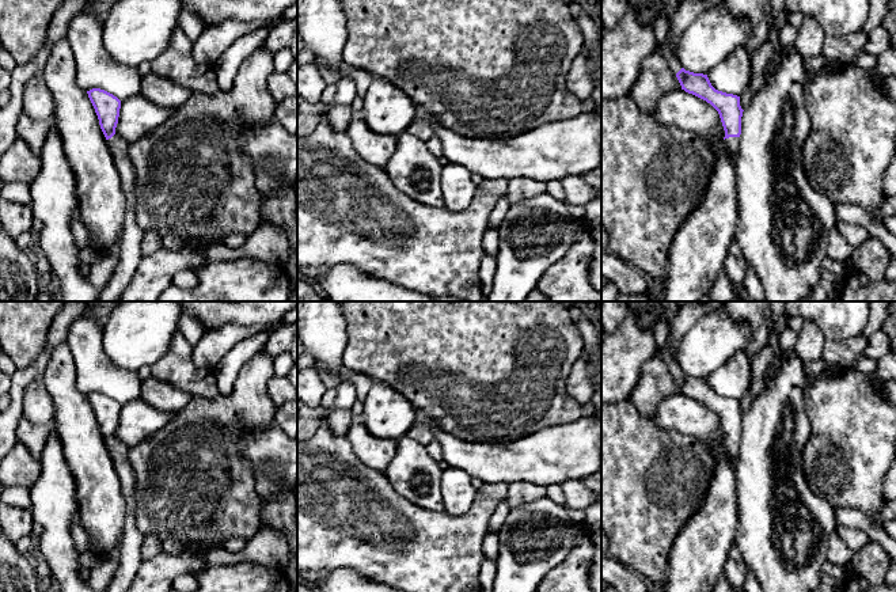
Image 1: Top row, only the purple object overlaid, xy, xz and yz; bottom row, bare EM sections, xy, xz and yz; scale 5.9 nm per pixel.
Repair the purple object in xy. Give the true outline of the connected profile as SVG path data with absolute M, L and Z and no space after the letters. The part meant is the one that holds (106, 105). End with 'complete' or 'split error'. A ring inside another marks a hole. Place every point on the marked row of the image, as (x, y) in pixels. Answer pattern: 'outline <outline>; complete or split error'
outline M92 88L87 91L87 94L98 115L100 129L107 140L126 198L124 228L118 246L119 262L111 278L99 291L98 297L98 301L117 301L129 285L143 258L140 246L144 232L140 229L134 215L134 168L128 158L129 143L115 133L121 100L100 88Z; split error

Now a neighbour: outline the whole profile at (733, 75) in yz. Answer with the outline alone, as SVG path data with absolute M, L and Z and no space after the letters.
M745 48L734 49L707 77L711 86L722 92L741 96L752 81L751 57Z

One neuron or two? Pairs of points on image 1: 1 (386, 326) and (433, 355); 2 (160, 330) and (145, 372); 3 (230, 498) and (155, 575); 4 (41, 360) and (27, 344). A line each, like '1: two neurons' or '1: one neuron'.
1: one neuron
2: two neurons
3: two neurons
4: two neurons

